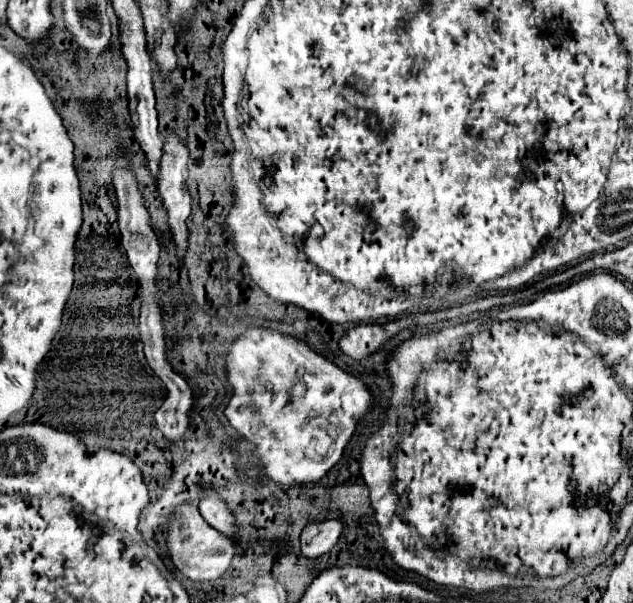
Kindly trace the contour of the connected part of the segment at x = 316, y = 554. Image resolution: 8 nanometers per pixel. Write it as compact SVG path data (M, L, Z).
M337 519L331 521L321 521L321 523L311 523L303 529L301 533L301 553L307 559L319 559L321 555L329 553L335 545L335 541L339 539L341 531L343 531L343 523Z

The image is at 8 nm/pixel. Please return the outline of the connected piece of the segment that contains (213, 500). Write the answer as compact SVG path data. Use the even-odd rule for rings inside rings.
M211 493L209 497L205 497L199 503L199 511L203 515L203 519L217 531L221 531L227 537L233 537L239 529L233 525L233 515L229 513L227 505L221 501L221 497L217 493Z

